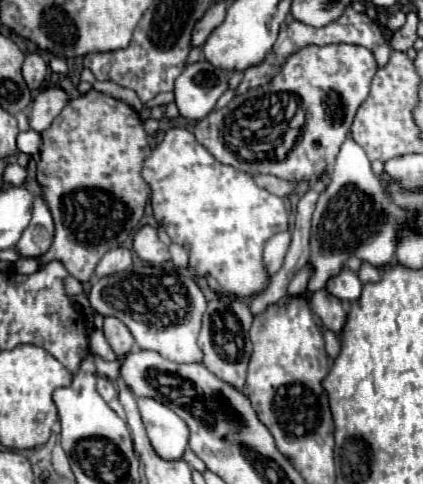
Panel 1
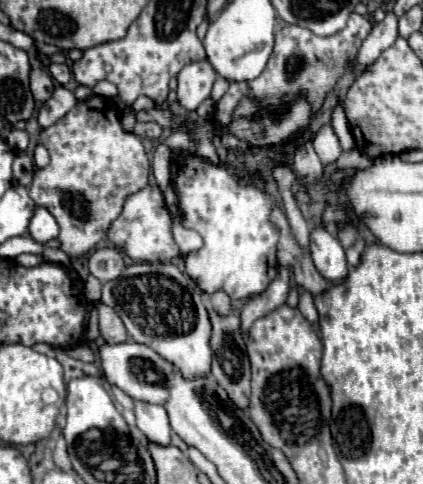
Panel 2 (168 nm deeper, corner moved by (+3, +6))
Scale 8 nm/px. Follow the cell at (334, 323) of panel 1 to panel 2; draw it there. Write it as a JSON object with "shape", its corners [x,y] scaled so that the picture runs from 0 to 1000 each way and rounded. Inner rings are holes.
{"shape":[[[667,430],[648,434],[643,455],[662,471],[662,500],[657,500],[657,537],[662,537],[662,550],[690,554],[695,583],[704,591],[714,591],[719,599],[728,599],[738,612],[766,607],[785,587],[752,566],[752,558],[738,545],[733,525],[704,508],[700,492],[686,479],[686,467],[681,467],[681,455],[676,455]]]}

